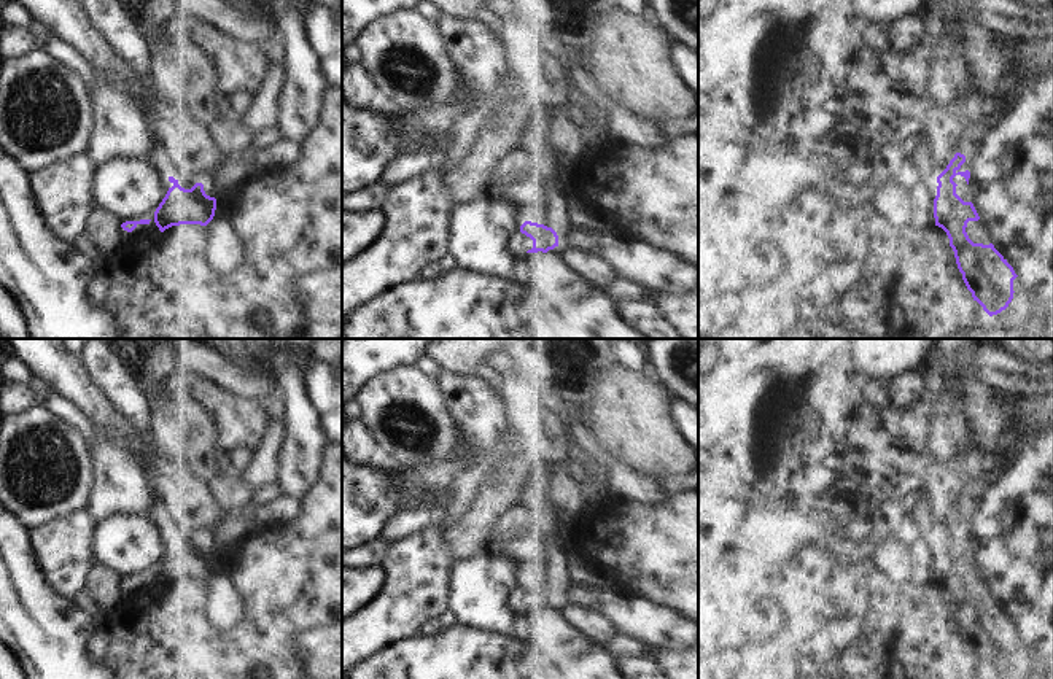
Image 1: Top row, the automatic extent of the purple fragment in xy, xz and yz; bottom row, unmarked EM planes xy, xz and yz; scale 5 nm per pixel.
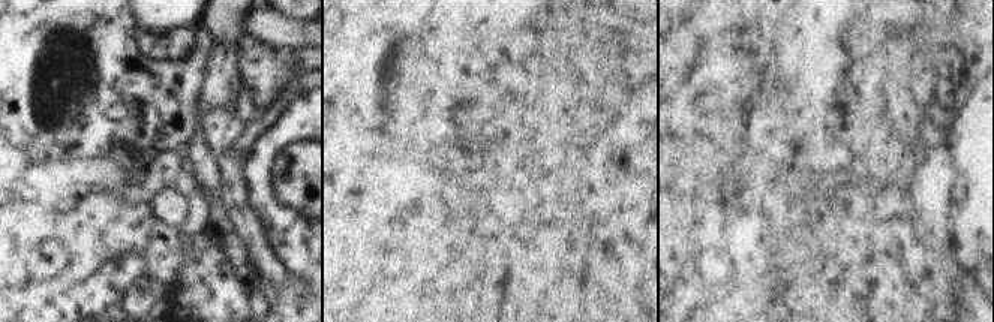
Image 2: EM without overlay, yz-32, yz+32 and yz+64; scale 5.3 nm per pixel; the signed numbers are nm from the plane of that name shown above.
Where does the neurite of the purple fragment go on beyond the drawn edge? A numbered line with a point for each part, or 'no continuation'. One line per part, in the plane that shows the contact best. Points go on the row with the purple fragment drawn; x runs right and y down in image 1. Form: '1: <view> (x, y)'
1: xy (158, 158)

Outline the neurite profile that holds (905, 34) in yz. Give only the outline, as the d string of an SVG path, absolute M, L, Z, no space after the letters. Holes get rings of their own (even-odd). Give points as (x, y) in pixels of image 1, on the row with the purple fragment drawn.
M923 8L907 17L897 19L889 25L868 24L848 33L849 41L864 43L875 49L891 52L907 52L915 49L927 35L927 24L934 14Z

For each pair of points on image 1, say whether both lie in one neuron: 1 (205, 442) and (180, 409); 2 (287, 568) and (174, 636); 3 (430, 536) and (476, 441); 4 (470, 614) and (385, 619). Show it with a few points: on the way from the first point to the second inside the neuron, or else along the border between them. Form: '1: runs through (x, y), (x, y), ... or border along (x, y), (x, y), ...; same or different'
1: runs through (205, 433), (205, 426), (190, 411); same
2: runs through (269, 600), (231, 641), (205, 641); same
3: border along (444, 528), (427, 525), (401, 539); different
4: border along (452, 571), (446, 608); different

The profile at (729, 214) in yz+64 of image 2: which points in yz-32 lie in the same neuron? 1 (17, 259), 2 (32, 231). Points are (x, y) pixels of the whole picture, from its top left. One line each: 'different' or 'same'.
1: same
2: same

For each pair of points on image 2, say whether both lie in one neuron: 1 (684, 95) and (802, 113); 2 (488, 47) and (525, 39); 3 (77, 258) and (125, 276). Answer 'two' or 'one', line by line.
1: one
2: one
3: two

